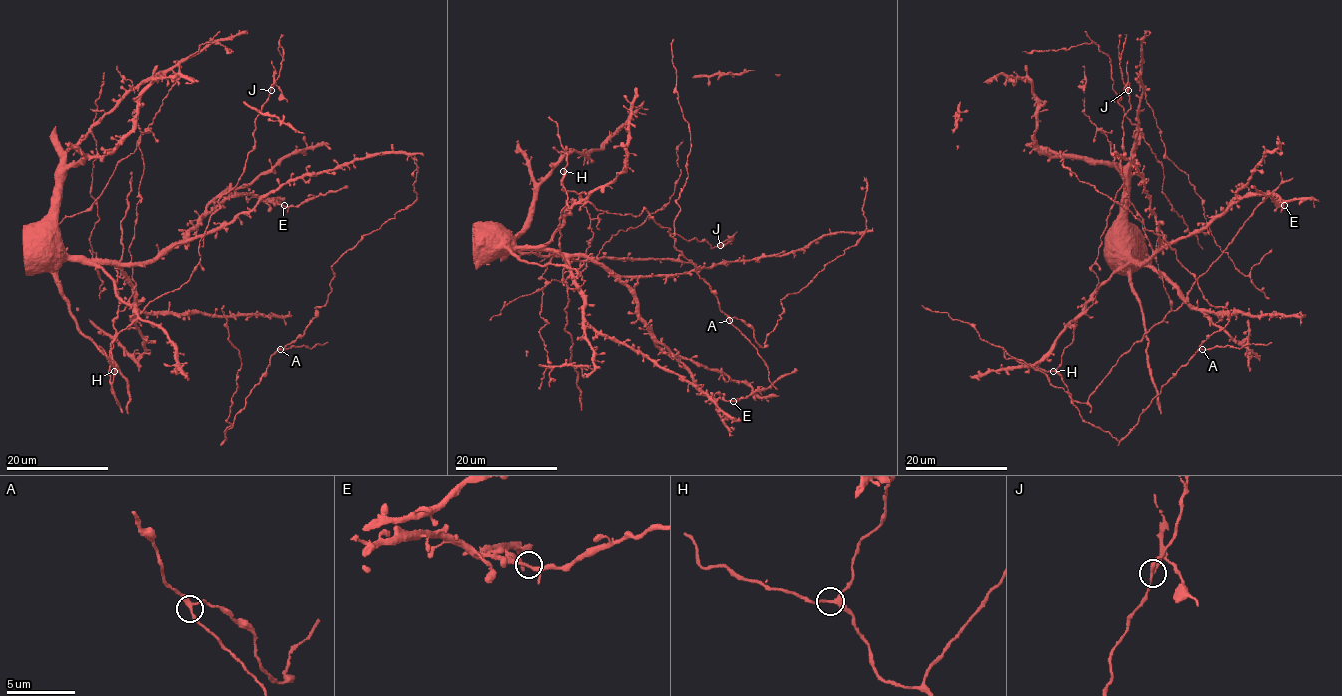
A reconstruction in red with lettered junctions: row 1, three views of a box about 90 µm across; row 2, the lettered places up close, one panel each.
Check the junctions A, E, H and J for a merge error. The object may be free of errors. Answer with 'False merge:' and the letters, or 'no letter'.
False merge: J

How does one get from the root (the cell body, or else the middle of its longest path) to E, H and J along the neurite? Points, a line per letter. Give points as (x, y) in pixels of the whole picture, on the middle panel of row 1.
E: (495, 238), (498, 246), (586, 255), (603, 264), (628, 289), (644, 325), (692, 381), (709, 395), (733, 401)
H: (495, 238), (498, 246), (543, 246), (562, 223), (563, 214), (586, 196), (562, 188), (563, 171)
J: (495, 238), (498, 246), (543, 246), (567, 210), (591, 202), (620, 215), (645, 209), (671, 233), (720, 246)

